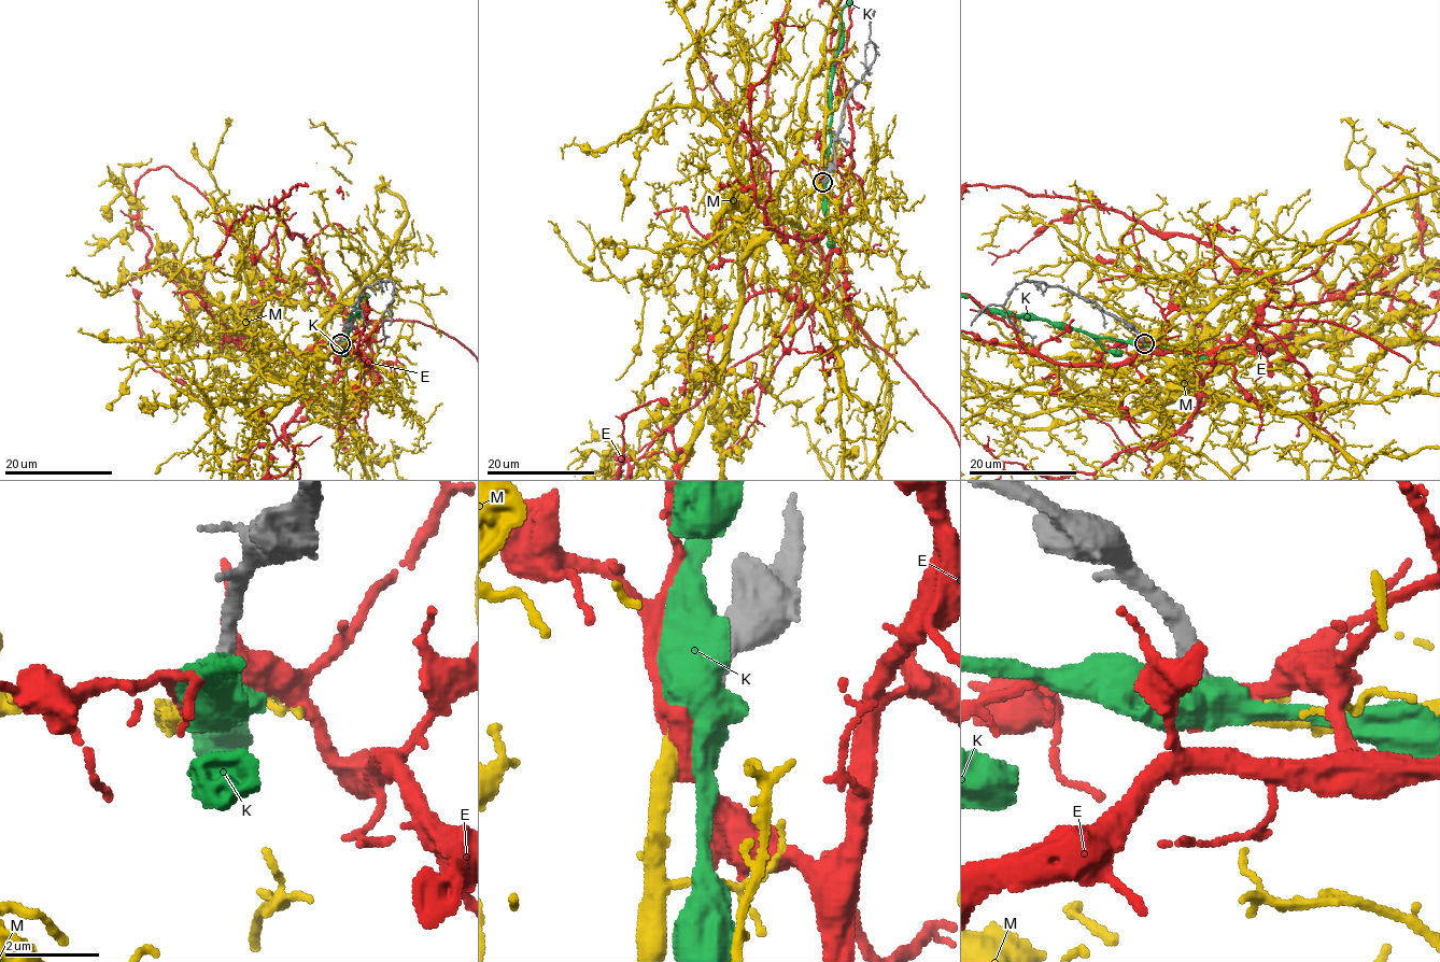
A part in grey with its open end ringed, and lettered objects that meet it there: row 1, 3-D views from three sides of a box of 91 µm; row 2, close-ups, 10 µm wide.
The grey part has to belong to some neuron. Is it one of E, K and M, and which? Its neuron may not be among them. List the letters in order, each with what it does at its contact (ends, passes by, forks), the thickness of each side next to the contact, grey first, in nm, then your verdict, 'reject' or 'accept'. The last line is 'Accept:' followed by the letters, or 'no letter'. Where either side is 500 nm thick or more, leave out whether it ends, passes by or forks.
E: it passes by; calibres 400 and 400 nm; reject
K: calibres 480 and 850 nm; reject
M: it ends; calibres 360 and 320 nm; accept
Accept: M

